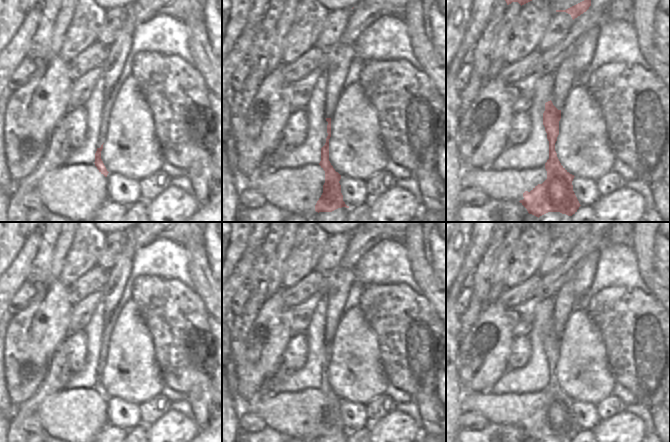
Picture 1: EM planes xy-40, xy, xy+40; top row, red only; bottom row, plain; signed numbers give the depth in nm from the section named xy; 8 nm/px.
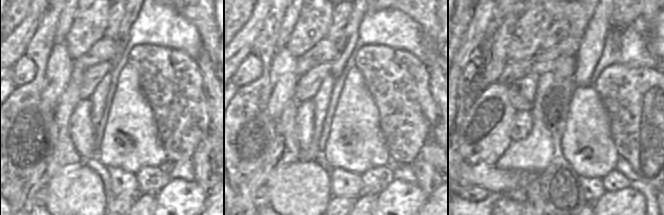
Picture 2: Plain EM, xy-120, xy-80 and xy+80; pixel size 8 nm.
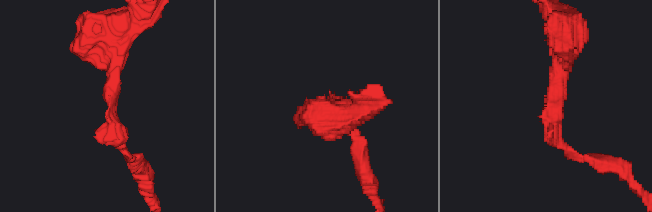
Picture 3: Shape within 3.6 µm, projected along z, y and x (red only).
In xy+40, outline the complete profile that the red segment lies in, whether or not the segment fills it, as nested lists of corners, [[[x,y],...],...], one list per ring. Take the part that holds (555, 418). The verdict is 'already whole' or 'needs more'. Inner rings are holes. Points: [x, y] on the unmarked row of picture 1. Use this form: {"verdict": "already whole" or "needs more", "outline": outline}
{"verdict": "already whole", "outline": [[[551,324],[546,326],[543,349],[549,365],[549,383],[545,387],[547,403],[530,416],[525,415],[524,423],[519,425],[529,438],[538,442],[548,436],[572,440],[581,430],[573,415],[572,405],[575,400],[561,389],[555,375],[560,343],[561,334],[558,334]]]}

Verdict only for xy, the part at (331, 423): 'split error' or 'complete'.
complete

